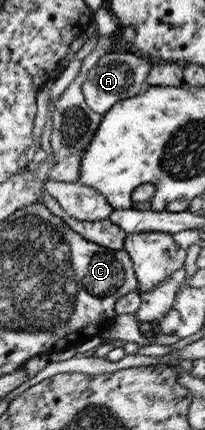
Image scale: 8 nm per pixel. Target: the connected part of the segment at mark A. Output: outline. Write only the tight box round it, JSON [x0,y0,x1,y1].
[80,52,152,116]

